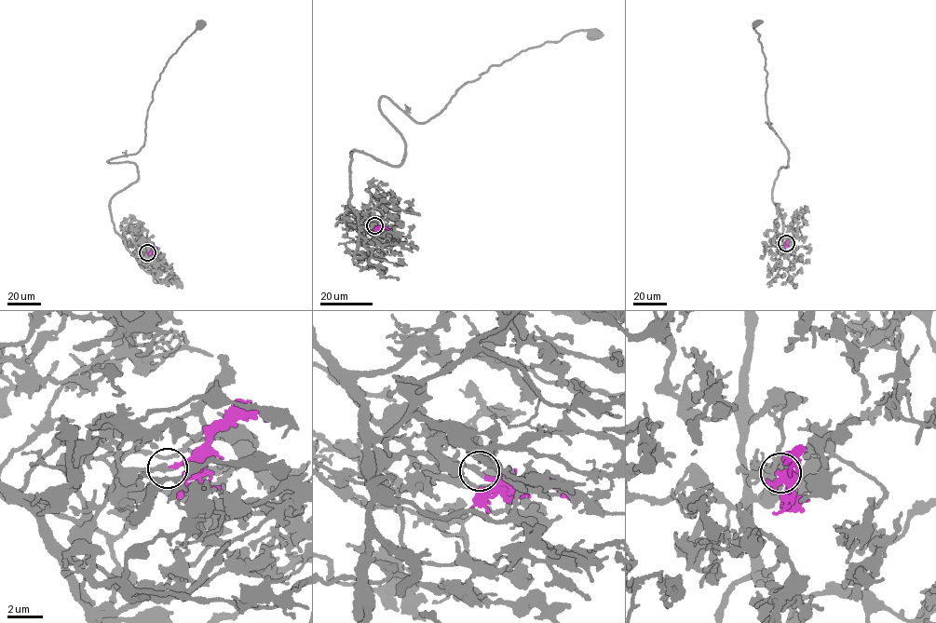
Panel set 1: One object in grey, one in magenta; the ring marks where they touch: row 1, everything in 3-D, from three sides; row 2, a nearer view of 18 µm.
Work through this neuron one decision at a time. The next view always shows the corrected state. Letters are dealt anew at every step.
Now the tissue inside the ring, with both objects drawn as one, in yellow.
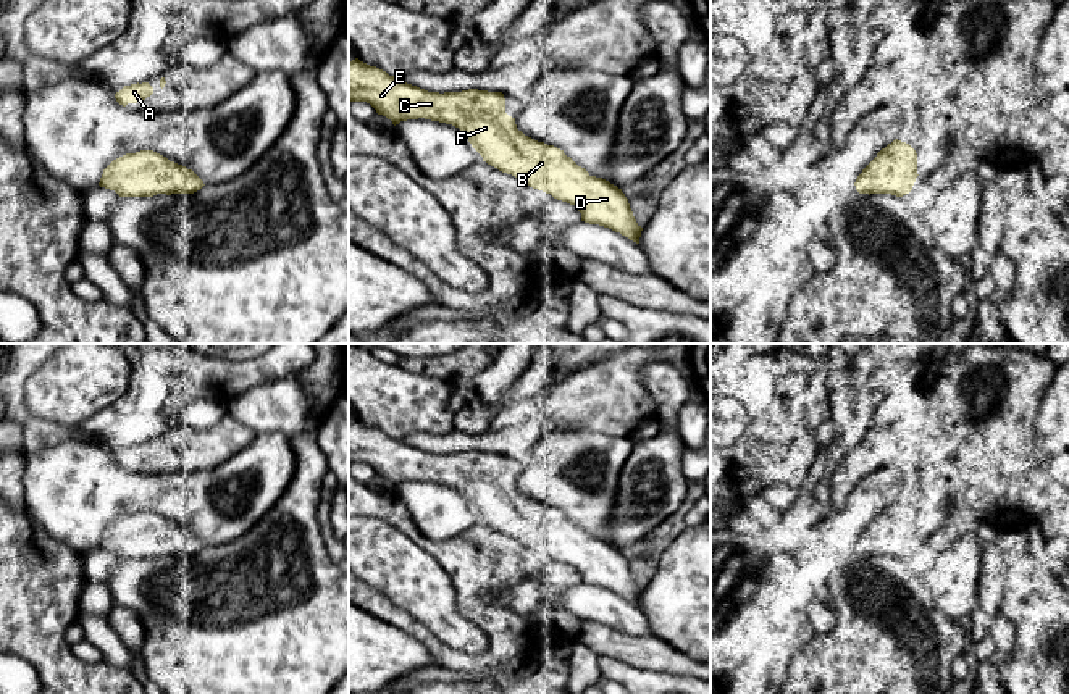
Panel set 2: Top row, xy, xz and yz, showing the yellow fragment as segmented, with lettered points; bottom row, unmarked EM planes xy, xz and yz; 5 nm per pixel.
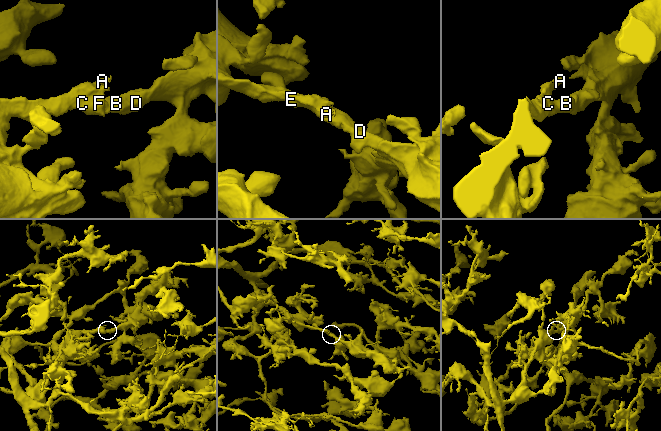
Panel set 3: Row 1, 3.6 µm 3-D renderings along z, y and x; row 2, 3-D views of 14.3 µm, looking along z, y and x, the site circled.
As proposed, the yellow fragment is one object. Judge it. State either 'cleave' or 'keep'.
keep

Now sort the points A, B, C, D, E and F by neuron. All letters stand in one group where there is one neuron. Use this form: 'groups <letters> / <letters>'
groups A B C D E F

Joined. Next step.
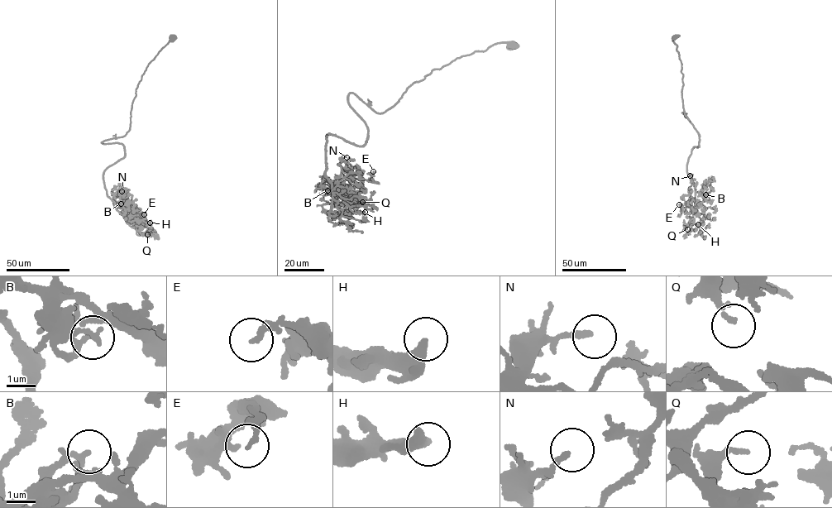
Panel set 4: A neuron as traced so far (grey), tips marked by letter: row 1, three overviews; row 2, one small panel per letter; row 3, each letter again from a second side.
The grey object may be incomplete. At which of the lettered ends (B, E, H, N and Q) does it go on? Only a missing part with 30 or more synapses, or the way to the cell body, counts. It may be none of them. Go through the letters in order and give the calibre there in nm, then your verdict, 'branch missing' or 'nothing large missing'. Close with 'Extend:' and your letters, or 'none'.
B: calibre 180 nm; nothing large missing
E: calibre 170 nm; nothing large missing
H: calibre 280 nm; nothing large missing
N: calibre 120 nm; nothing large missing
Q: calibre 160 nm; nothing large missing
Extend: none

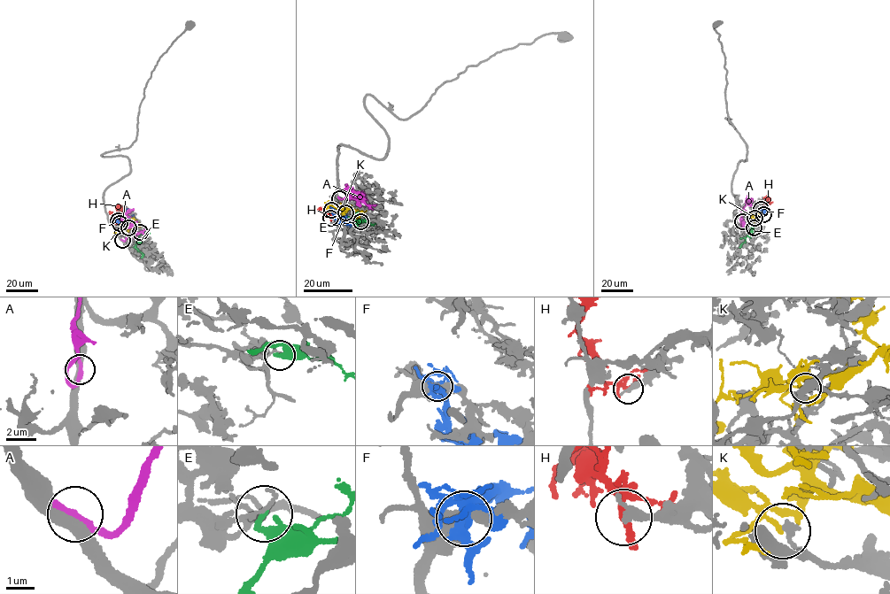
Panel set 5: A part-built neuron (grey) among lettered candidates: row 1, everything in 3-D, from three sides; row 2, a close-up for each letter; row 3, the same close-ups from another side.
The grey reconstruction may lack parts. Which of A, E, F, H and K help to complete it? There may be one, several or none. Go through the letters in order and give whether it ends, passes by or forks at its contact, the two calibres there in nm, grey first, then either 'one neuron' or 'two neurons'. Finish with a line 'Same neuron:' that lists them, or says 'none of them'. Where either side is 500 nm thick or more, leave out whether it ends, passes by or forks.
A: it ends; calibres 400 and 320 nm; one neuron
E: it ends; calibres 170 and 200 nm; two neurons
F: it forks; calibres 380 and 420 nm; two neurons
H: it forks; calibres 320 and 190 nm; two neurons
K: it passes by; calibres 240 and 90 nm; two neurons
Same neuron: A

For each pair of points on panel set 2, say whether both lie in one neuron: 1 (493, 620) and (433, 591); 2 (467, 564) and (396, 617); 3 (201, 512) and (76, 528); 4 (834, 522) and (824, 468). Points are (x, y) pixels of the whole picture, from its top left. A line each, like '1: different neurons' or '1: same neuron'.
1: different neurons
2: same neuron
3: same neuron
4: different neurons

